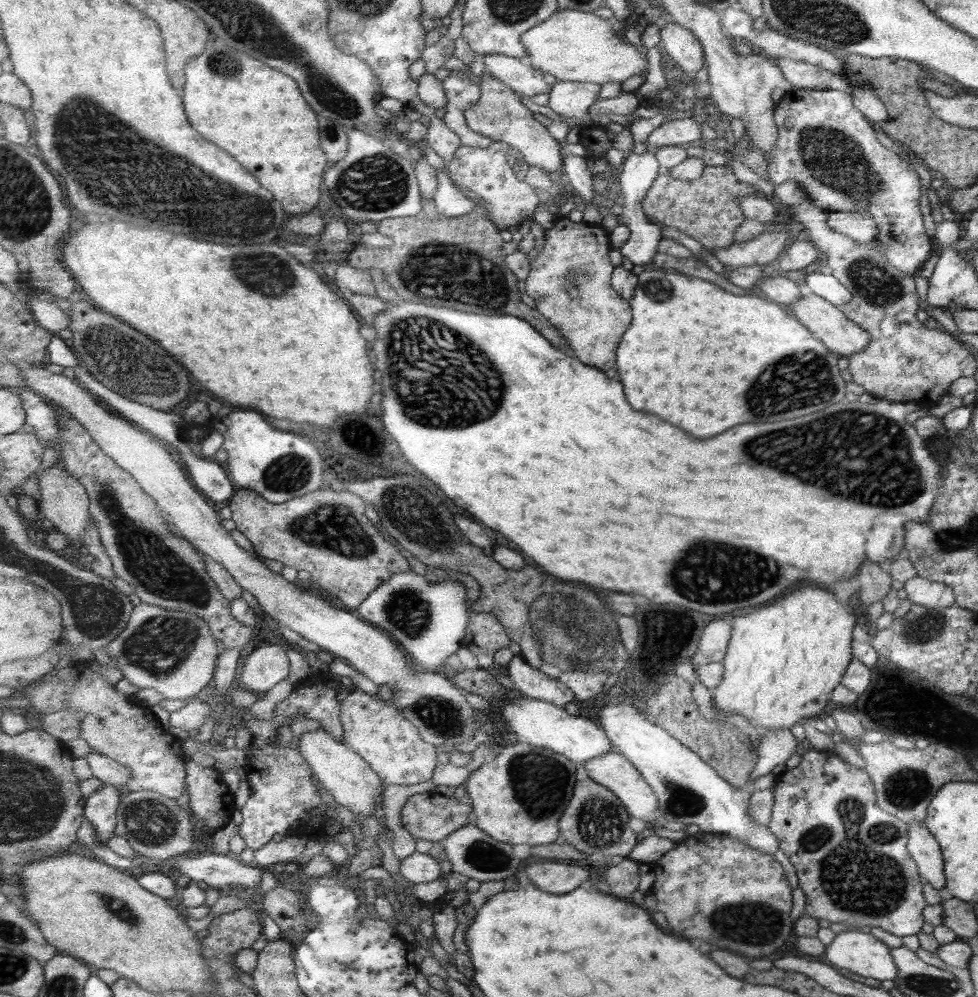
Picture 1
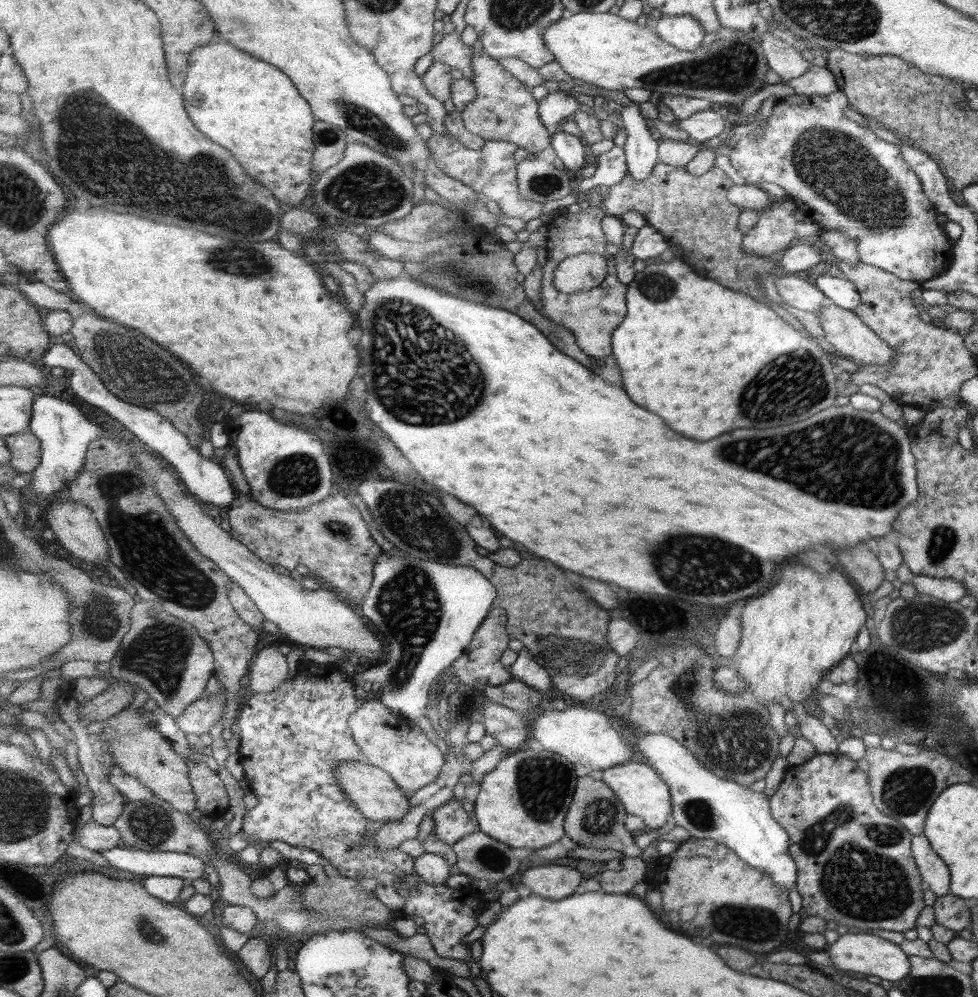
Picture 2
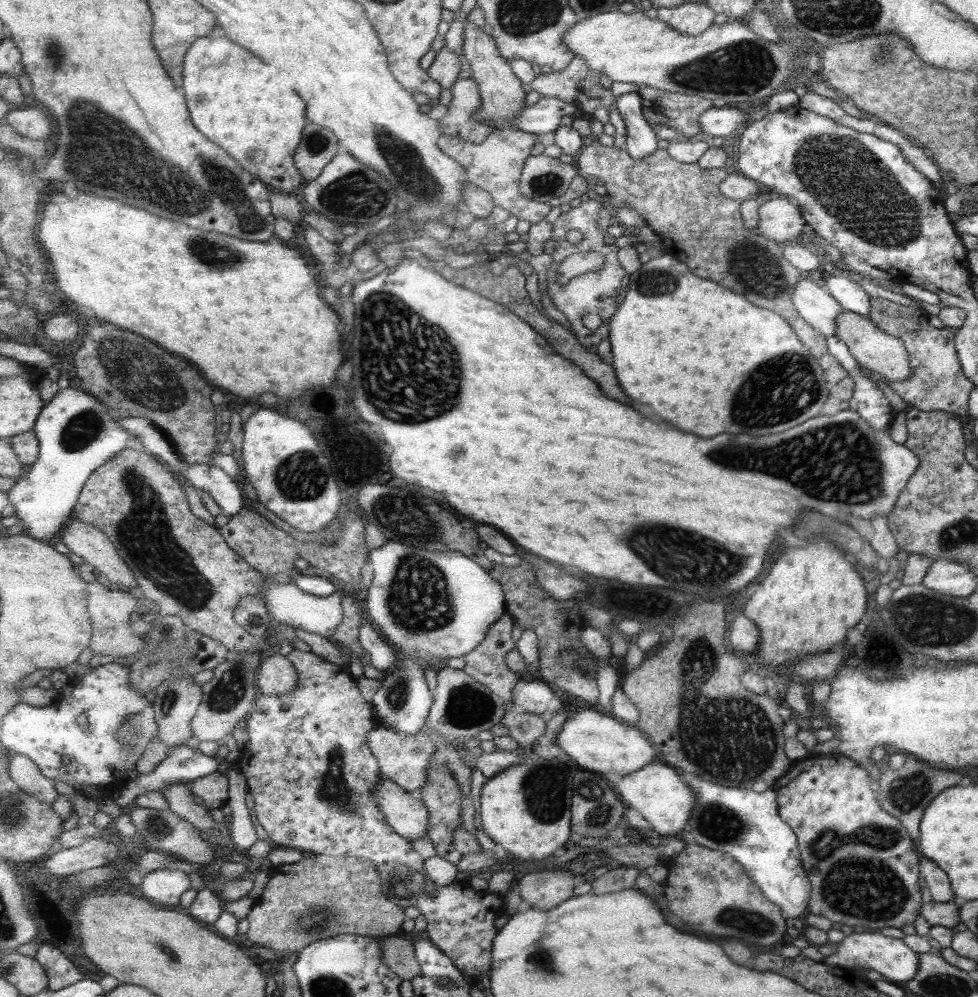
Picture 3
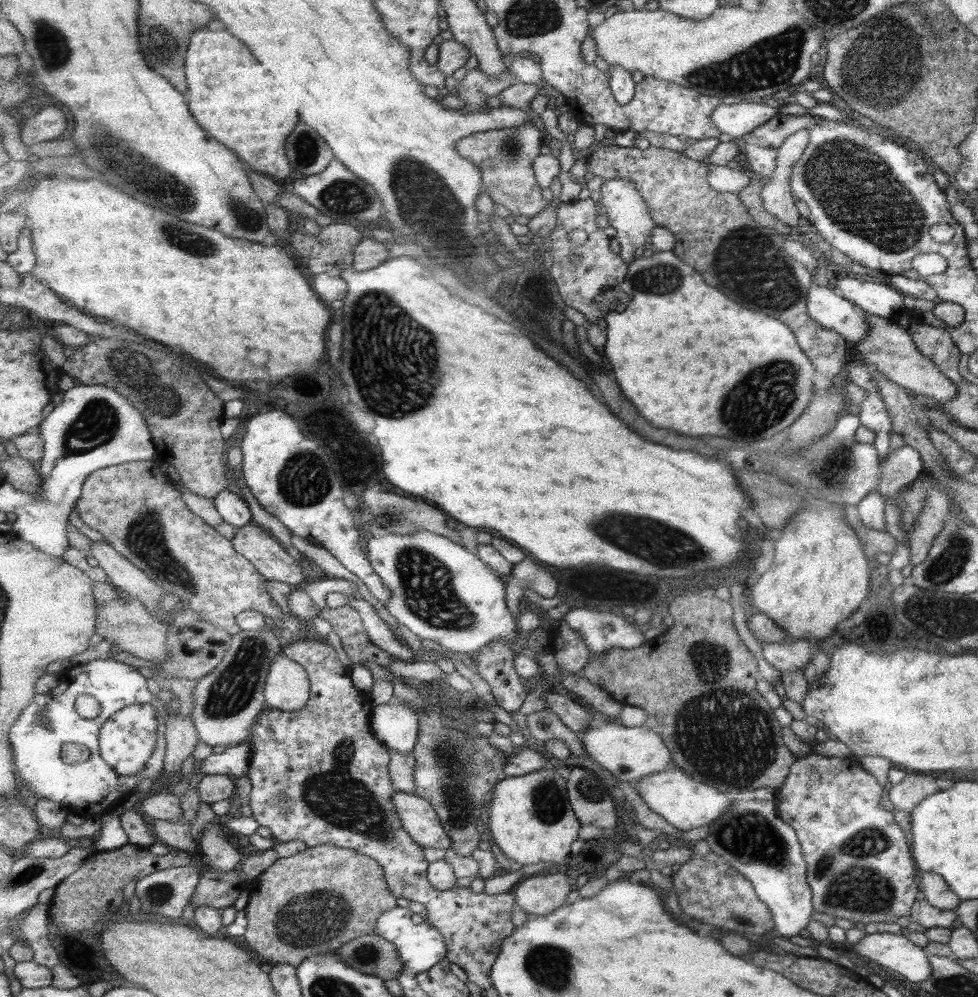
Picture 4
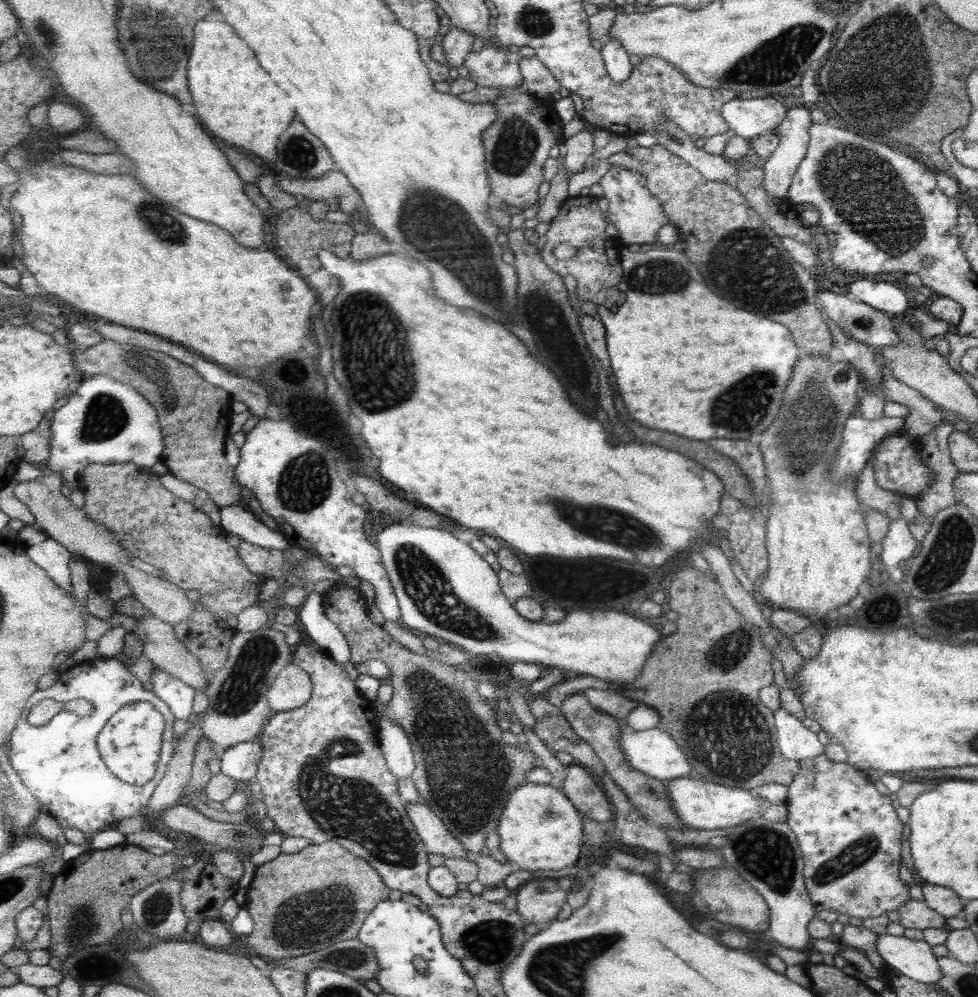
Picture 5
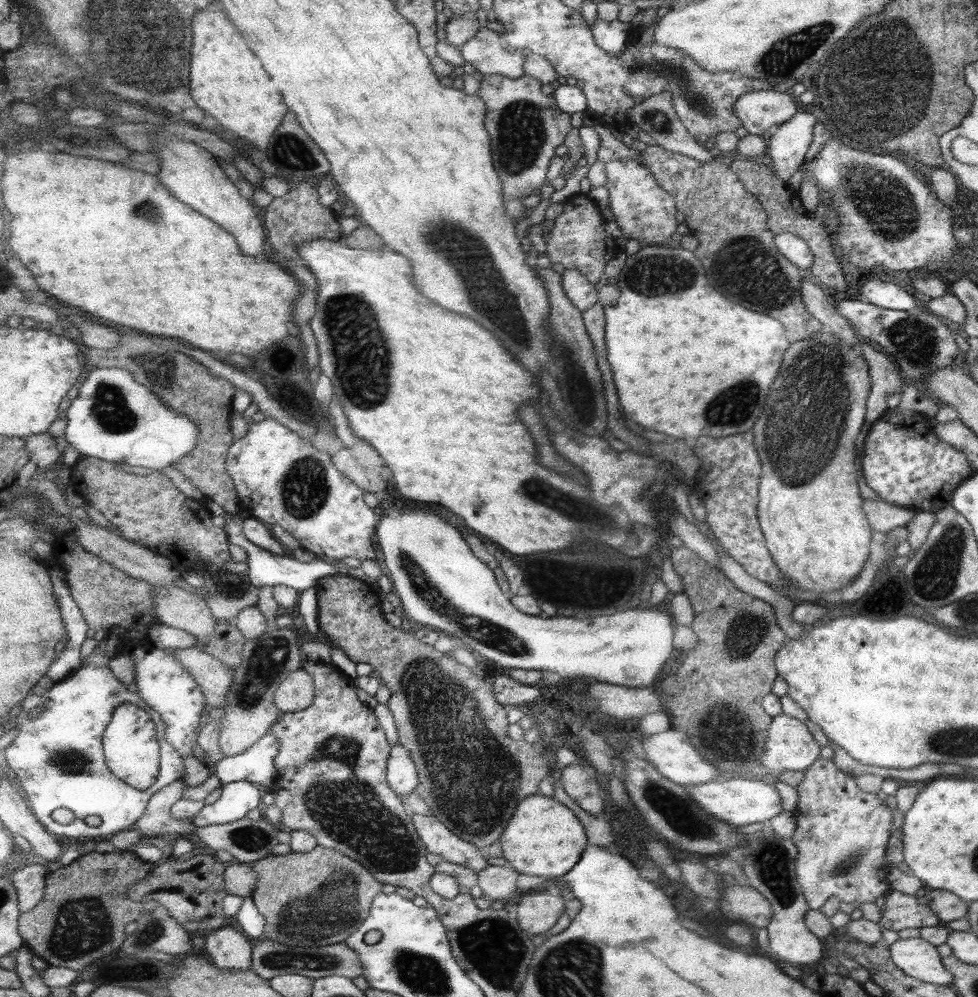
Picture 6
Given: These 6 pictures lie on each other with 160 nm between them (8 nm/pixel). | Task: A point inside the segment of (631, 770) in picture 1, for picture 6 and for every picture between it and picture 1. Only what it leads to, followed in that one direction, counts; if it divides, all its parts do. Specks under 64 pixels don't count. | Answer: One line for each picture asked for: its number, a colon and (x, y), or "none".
2: (641, 788)
3: (658, 793)
4: (684, 802)
5: (706, 805)
6: (739, 801)

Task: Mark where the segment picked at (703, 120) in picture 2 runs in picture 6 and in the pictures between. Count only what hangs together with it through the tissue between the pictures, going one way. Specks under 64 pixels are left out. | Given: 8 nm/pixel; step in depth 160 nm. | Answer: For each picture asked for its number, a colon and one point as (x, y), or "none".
3: (719, 121)
4: (735, 119)
5: (747, 118)
6: (760, 110)

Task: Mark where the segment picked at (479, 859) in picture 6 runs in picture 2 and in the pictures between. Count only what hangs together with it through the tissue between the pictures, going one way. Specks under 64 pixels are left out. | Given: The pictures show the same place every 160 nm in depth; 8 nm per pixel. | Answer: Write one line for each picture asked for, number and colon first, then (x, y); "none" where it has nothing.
2: (373, 790)
3: (408, 814)
4: (419, 816)
5: (438, 839)

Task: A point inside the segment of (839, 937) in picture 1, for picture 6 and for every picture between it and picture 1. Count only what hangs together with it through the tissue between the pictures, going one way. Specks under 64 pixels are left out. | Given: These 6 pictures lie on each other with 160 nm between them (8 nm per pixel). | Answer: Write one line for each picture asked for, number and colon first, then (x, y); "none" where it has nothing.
2: (862, 952)
3: (891, 957)
4: (892, 951)
5: (913, 959)
6: (914, 956)

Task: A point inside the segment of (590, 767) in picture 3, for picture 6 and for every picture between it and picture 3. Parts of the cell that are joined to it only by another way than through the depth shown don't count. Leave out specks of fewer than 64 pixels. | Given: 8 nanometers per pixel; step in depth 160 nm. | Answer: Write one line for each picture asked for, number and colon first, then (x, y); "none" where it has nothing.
4: (630, 753)
5: (654, 752)
6: (677, 759)

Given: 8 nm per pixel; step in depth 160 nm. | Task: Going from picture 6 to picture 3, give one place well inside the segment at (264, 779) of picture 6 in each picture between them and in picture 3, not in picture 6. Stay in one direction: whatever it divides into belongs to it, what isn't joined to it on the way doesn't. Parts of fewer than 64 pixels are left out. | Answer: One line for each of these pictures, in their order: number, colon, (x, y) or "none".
3: (183, 764)
4: (235, 761)
5: (241, 762)

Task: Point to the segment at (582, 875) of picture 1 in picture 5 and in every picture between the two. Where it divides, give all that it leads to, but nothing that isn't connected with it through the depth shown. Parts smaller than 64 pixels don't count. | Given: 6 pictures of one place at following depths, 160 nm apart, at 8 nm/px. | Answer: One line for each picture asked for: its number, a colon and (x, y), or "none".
2: (550, 881)
3: (545, 889)
4: (542, 895)
5: (539, 901)

